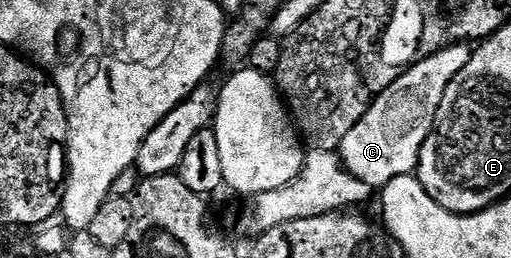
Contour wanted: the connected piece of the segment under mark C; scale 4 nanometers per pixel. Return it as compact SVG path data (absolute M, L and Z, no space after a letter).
M447 44L444 47L444 50L439 50L428 58L420 57L408 66L388 90L375 97L363 119L339 145L337 154L342 167L367 188L382 188L397 176L416 173L421 148L435 126L435 117L441 108L445 88L449 88L457 72L461 72L461 68L465 68L471 59L470 45Z

